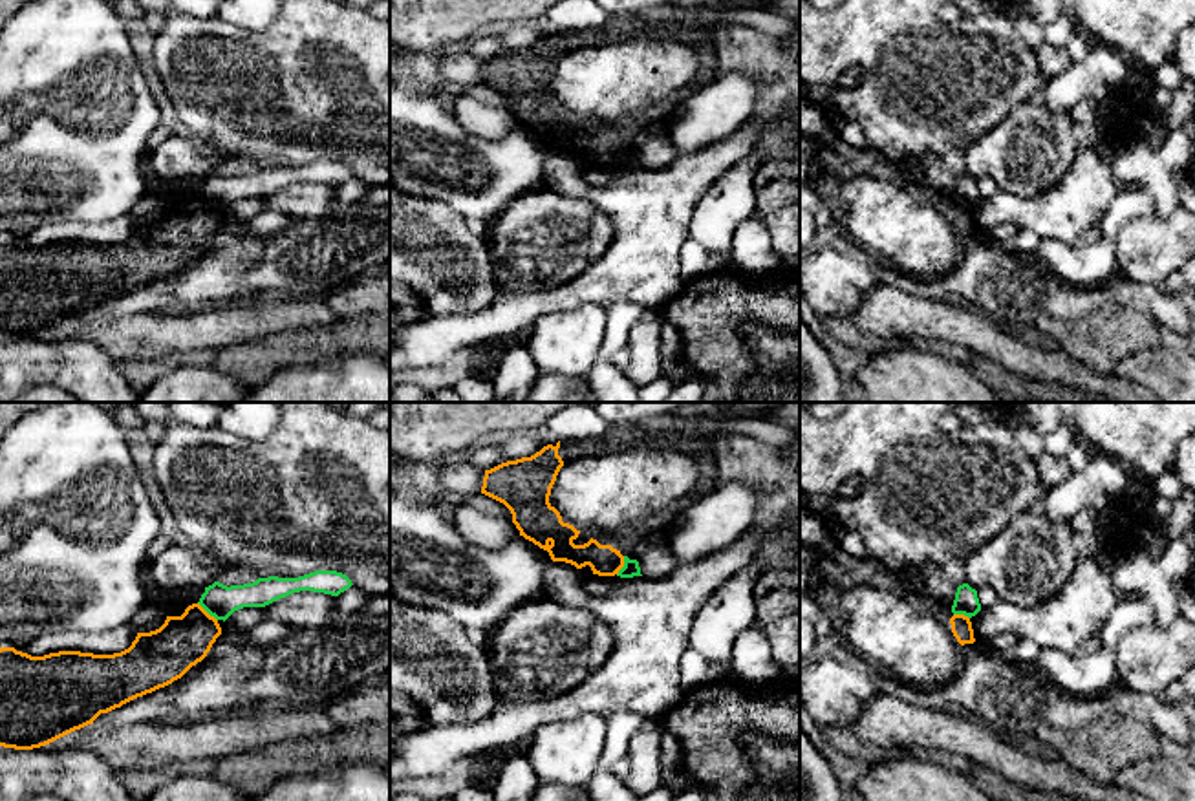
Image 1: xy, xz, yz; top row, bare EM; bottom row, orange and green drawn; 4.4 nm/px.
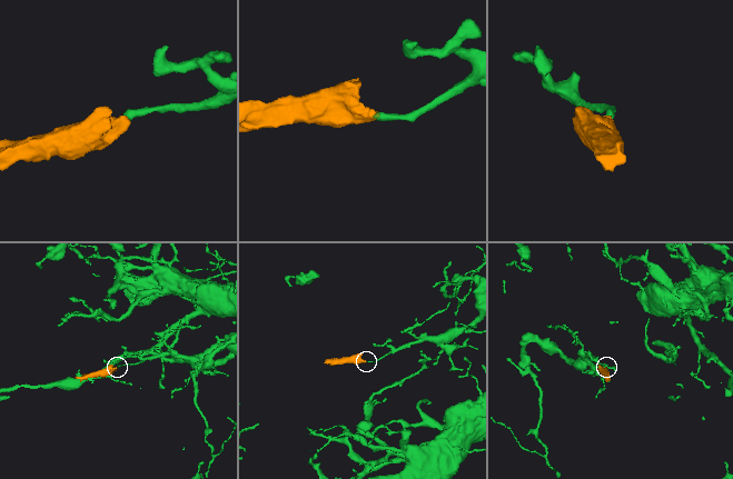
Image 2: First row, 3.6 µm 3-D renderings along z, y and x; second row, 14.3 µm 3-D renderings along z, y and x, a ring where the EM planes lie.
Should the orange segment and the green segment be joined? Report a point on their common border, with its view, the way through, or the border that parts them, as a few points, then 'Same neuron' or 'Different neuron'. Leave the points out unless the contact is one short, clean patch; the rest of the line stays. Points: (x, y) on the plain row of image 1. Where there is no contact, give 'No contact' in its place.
Touches orange at xy (205, 202). Boundary: xy (198, 192), (216, 211). Different neuron

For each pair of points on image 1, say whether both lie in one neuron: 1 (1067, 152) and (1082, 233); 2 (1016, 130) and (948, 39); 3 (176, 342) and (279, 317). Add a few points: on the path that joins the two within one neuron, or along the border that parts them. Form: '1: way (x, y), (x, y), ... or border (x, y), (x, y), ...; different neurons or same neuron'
1: border (1080, 147), (1073, 165), (1038, 194); different neurons
2: border (1029, 99), (972, 143); different neurons
3: way (202, 331), (236, 322), (253, 322); same neuron

